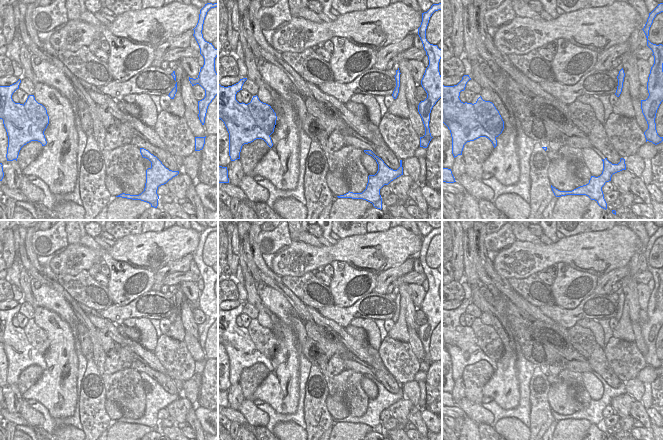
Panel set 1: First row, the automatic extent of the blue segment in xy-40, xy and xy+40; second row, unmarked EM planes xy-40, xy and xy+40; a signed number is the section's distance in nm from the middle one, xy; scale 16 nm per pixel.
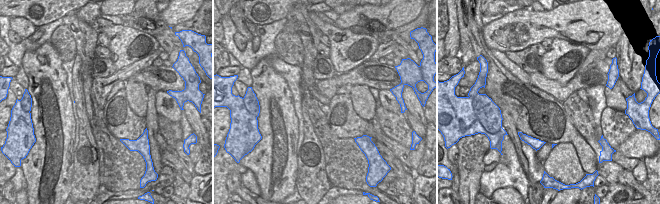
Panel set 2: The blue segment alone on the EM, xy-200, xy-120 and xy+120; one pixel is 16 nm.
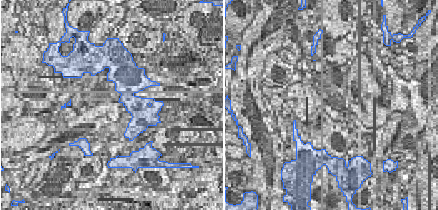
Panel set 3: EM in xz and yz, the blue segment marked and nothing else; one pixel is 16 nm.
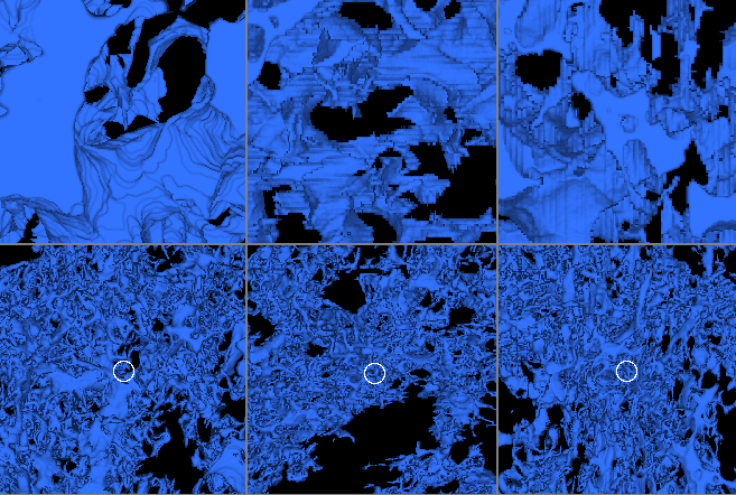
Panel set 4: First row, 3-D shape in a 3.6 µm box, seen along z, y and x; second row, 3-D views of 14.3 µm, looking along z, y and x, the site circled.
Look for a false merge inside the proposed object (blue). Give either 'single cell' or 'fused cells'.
fused cells

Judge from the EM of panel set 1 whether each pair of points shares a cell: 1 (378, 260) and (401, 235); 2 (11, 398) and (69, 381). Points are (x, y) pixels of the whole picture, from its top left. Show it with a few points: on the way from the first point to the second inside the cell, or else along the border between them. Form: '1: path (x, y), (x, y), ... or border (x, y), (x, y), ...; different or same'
1: path (381, 254), (395, 241); same
2: border (21, 394), (23, 398); different

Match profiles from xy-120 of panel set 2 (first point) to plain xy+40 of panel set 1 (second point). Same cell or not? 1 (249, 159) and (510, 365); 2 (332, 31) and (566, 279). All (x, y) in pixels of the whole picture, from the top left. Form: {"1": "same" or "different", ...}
{"1": "same", "2": "same"}

